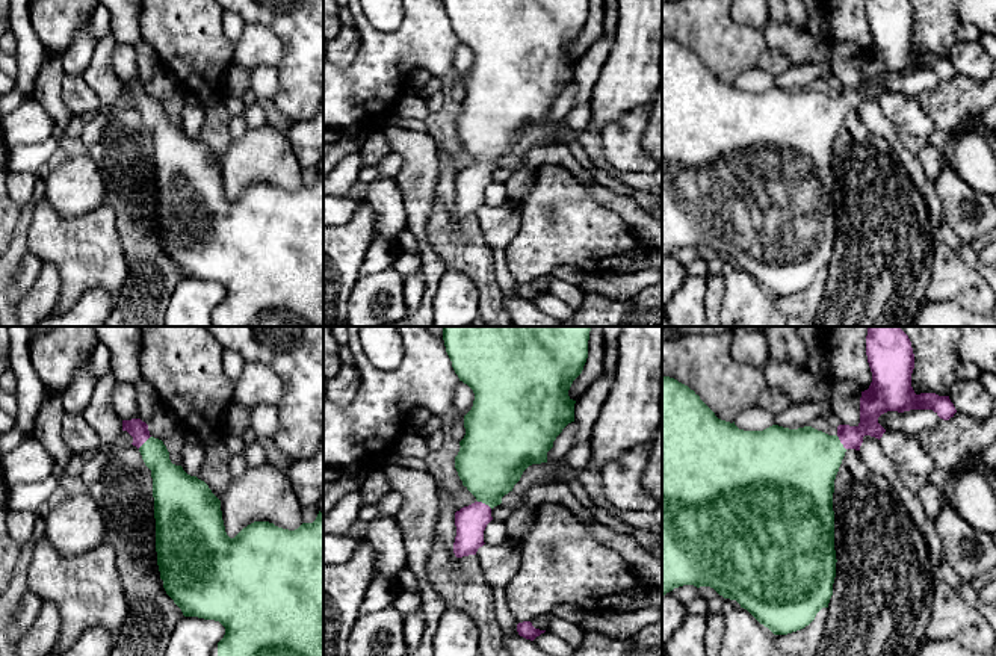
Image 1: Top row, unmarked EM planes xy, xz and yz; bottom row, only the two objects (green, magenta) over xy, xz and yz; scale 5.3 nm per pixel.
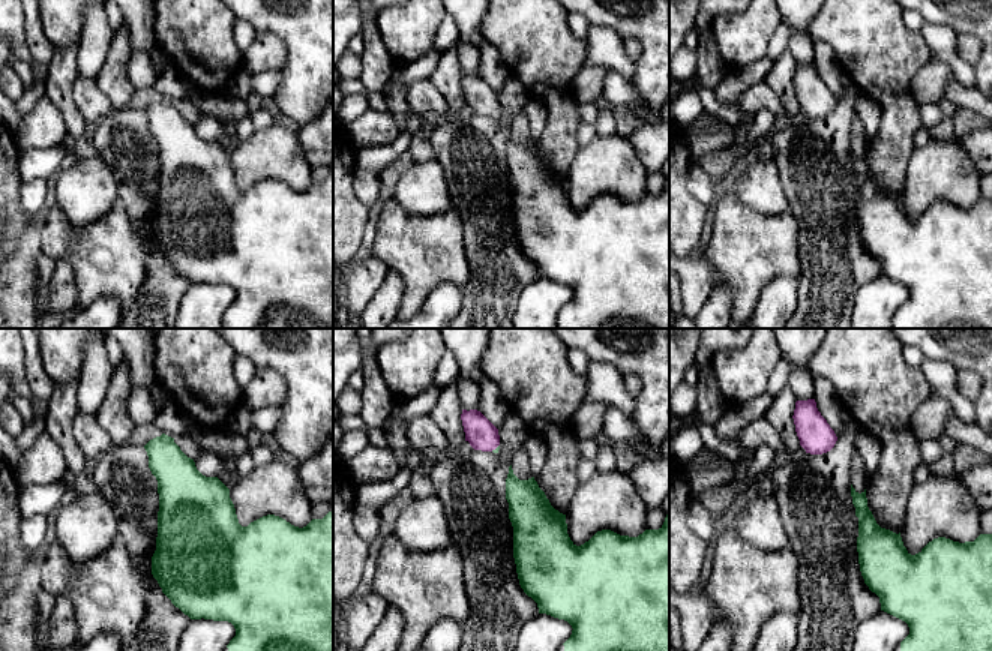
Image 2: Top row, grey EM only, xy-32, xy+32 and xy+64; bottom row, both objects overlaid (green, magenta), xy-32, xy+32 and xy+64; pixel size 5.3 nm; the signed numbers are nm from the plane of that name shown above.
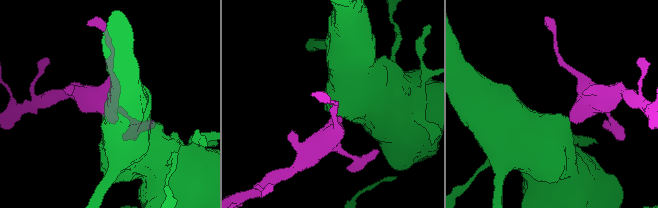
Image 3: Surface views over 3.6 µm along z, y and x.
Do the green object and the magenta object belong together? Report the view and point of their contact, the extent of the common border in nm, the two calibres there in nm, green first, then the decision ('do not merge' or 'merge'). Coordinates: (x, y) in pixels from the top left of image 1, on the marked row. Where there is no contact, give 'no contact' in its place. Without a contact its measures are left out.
contact xz (485, 504); length 90 nm; calibres 360 and 170 nm; merge

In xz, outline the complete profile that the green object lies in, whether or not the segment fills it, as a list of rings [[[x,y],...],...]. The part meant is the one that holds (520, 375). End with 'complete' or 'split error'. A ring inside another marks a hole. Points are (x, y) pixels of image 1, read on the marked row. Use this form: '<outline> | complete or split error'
[[[443,326],[452,367],[475,393],[473,407],[464,416],[466,435],[455,469],[476,502],[455,512],[456,558],[476,555],[485,544],[491,509],[529,466],[547,463],[553,441],[574,422],[576,401],[568,390],[586,363],[589,331],[591,326]]] | split error

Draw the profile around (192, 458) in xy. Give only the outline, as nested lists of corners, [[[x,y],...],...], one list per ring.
[[[184,440],[181,453],[181,467],[190,475],[196,476],[204,466],[204,449],[198,444]]]

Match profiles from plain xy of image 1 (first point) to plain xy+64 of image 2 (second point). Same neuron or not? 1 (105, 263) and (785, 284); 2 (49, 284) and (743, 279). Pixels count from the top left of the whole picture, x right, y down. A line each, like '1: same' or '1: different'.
1: different
2: different

